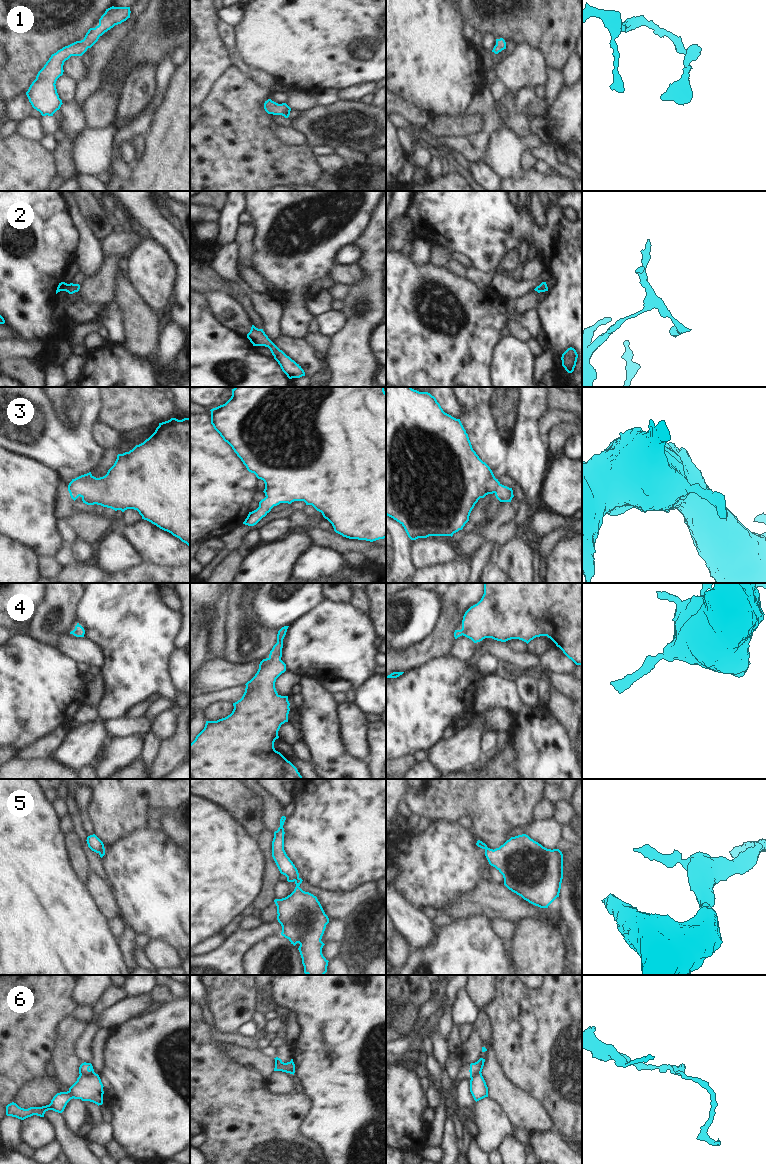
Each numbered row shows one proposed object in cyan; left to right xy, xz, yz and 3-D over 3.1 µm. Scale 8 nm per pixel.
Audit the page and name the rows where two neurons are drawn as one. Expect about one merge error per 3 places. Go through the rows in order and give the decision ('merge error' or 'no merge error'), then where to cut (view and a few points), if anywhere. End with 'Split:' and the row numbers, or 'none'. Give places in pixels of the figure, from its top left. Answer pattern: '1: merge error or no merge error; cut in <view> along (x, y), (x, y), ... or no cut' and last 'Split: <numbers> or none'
1: no merge error; no cut
2: no merge error; no cut
3: no merge error; no cut
4: no merge error; no cut
5: merge error; cut in xz along (298, 877), (295, 881)
6: merge error; cut in xy along (94, 1072), (88, 1075), (80, 1075)
Split: 5, 6

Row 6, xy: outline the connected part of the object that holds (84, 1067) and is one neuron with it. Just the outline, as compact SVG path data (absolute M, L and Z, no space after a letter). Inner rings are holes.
M82 1063L79 1067L79 1074L80 1075L89 1075L94 1074L94 1069L91 1063Z

